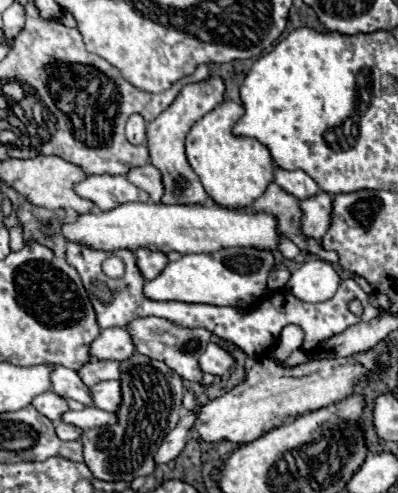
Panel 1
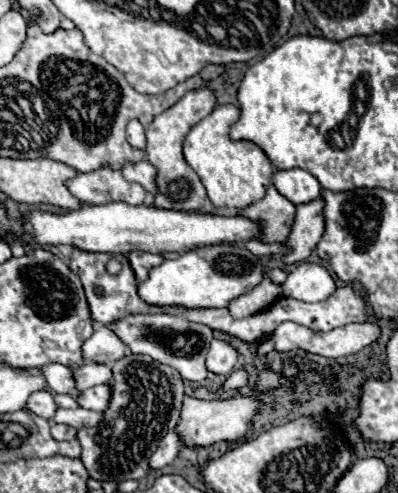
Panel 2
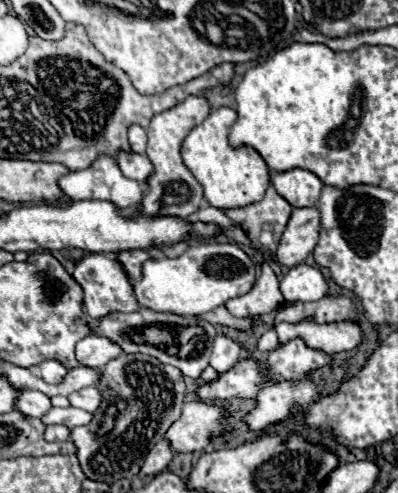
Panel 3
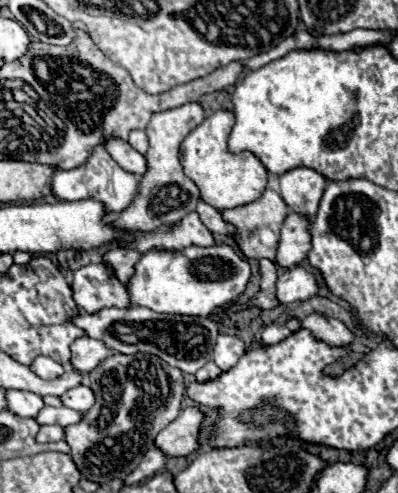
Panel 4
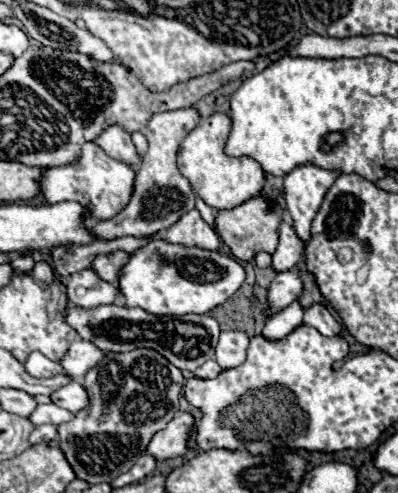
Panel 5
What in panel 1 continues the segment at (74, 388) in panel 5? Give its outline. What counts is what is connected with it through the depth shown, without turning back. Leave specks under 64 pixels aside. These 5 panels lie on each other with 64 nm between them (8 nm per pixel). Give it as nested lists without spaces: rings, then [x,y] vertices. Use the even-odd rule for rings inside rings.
[[[108,380],[94,386],[94,406],[106,412],[114,412],[116,404],[120,404],[120,382]]]

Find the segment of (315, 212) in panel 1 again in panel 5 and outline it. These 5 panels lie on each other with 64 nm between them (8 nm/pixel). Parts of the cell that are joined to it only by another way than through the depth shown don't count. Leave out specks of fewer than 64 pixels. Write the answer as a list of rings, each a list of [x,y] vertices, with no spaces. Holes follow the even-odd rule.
[[[282,222],[278,228],[278,248],[272,254],[272,270],[284,272],[296,268],[304,260],[304,244],[292,230],[288,222]]]

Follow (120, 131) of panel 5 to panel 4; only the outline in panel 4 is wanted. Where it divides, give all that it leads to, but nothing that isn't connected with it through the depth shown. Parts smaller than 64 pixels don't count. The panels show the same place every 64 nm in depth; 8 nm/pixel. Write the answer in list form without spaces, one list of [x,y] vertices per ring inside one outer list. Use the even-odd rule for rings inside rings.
[[[112,136],[112,138],[106,138],[104,140],[104,148],[106,152],[128,172],[132,174],[144,174],[144,168],[146,168],[146,160],[140,152],[136,152],[128,140],[124,138],[118,138],[118,136]]]

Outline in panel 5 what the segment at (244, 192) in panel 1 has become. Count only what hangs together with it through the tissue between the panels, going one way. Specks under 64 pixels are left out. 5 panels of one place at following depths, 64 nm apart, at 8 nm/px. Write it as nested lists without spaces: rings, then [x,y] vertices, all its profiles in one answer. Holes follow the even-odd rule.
[[[212,114],[208,118],[202,118],[198,126],[184,138],[178,150],[178,168],[182,176],[188,178],[192,190],[212,208],[224,210],[240,206],[242,202],[250,200],[252,196],[260,194],[260,188],[264,186],[264,170],[260,164],[252,158],[230,158],[224,154],[224,144],[230,132],[230,118],[226,114]]]

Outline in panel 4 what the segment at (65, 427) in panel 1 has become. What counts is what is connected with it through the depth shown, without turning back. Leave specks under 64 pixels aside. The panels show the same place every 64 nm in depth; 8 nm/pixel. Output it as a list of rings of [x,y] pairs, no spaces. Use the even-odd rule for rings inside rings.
[[[40,426],[38,434],[36,434],[36,442],[44,444],[44,442],[58,442],[64,438],[64,430],[60,426]]]

